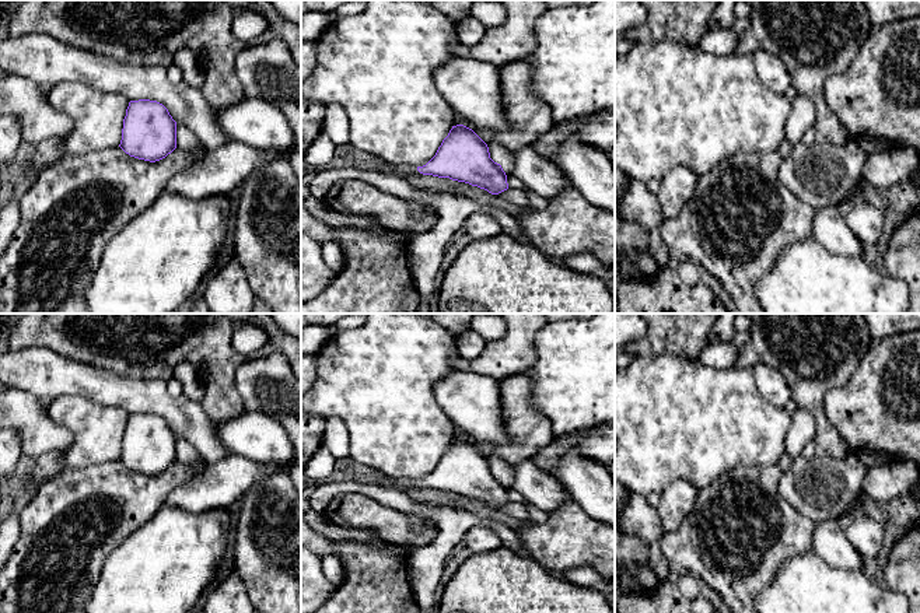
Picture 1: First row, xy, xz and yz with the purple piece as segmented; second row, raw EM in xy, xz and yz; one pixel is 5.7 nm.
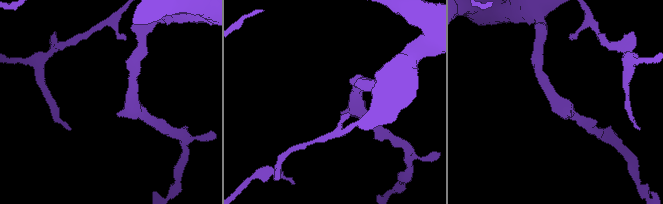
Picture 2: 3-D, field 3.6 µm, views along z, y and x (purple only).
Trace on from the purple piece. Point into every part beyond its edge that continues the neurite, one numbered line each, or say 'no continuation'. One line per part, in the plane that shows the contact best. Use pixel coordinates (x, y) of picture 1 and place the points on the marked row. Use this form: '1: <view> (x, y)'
1: xz (405, 170)

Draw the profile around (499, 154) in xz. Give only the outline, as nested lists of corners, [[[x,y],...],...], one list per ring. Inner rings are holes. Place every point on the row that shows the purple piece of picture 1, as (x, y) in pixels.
[[[493,140],[489,143],[490,158],[500,164],[506,175],[511,175],[514,165],[514,154],[506,150],[499,141]]]

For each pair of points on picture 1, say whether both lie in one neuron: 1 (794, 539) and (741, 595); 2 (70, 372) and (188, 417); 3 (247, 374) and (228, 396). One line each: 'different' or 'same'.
1: same
2: same
3: different

